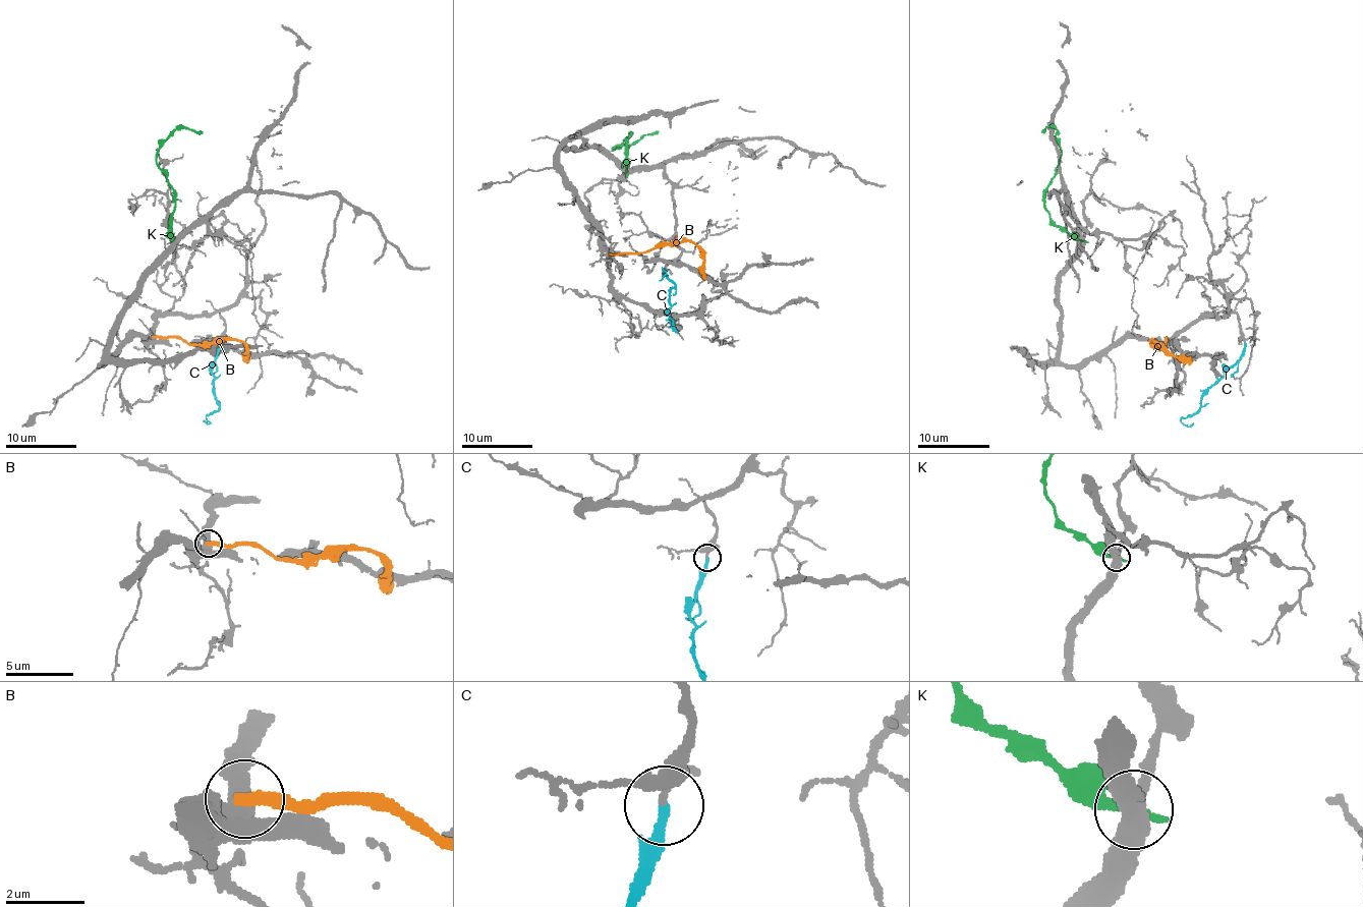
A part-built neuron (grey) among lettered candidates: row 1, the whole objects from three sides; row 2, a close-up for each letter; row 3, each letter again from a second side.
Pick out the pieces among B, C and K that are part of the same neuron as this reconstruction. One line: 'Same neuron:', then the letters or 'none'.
Same neuron: C

